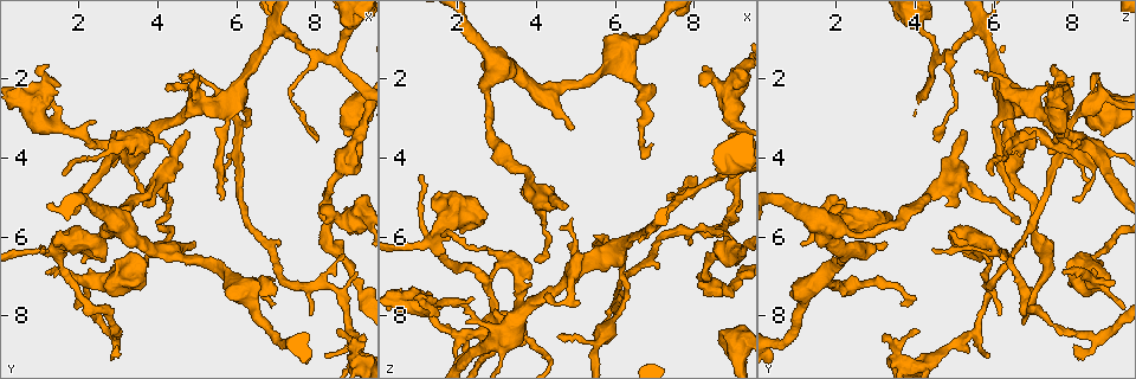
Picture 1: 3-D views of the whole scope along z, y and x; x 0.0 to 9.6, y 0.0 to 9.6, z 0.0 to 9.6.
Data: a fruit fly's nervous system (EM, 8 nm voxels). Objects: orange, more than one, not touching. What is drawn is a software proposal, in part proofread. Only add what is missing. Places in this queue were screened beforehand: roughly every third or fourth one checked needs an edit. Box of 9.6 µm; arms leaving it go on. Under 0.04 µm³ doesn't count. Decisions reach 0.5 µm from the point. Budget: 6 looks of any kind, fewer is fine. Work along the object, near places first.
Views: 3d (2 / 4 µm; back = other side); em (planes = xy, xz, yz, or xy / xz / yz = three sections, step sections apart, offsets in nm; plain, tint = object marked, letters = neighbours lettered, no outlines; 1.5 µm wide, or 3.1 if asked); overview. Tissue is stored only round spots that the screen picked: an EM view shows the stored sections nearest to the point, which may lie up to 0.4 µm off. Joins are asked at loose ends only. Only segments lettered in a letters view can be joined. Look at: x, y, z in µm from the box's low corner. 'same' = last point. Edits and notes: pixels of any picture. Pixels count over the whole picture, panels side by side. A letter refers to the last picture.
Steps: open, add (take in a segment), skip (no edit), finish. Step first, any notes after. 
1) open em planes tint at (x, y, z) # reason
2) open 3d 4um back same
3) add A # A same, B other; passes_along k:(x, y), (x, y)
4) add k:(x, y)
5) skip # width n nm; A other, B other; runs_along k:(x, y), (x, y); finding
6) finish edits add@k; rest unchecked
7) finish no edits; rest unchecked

open em planes plain at (8.90, 3.40, 8.80)

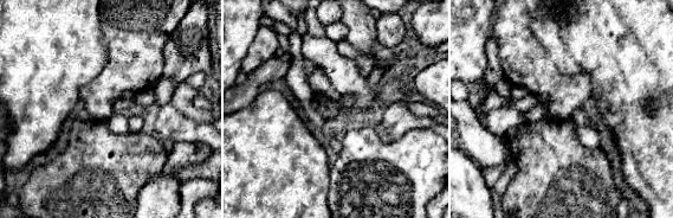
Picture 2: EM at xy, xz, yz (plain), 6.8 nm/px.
open em planes letters same

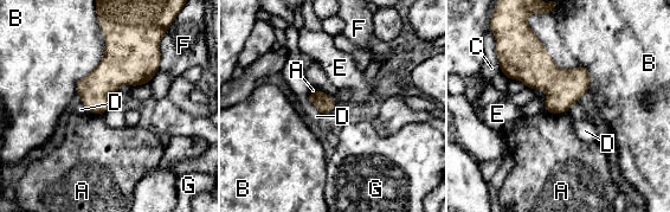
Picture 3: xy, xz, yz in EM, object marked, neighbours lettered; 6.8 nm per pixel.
skip # longest_contact B 550 nm; A other, B other, C other, D other, E other, F other, G other; border 3:(547, 111), (565, 113); no lettered segment goes on from it

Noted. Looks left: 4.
open 3d 2um at (8.05, 3.55, 4.65) # branch stops here

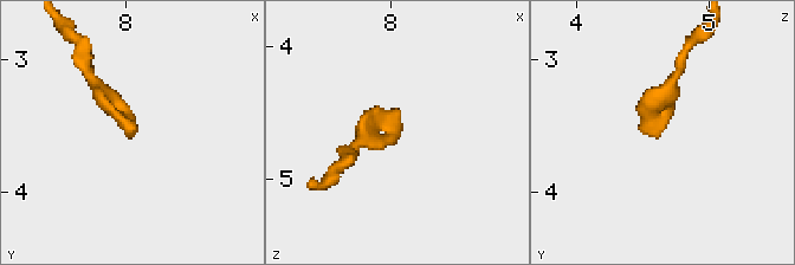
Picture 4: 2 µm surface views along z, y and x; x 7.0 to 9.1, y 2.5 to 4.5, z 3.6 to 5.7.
open em planes plain at (8.10, 3.52, 4.62) # now the EM

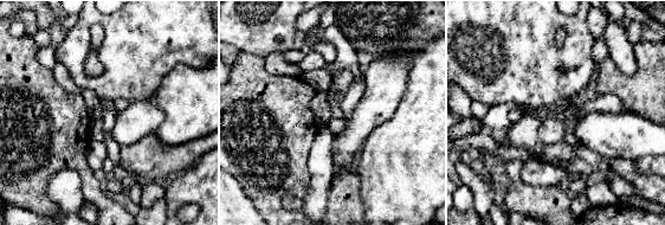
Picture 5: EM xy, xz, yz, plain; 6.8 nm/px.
open em planes letters same # see the neighbours

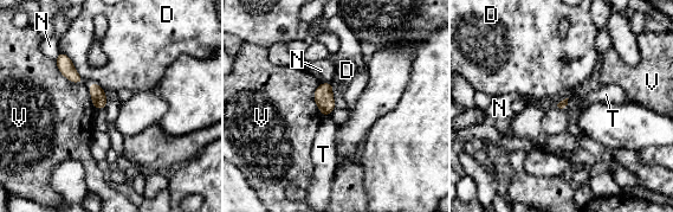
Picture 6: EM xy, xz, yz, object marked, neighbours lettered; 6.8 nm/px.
skip # D other, N other, T other, V other; border 6:(60, 51), (70, 58), (84, 81); none of them fits

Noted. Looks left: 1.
finish no edits; rest unchecked

